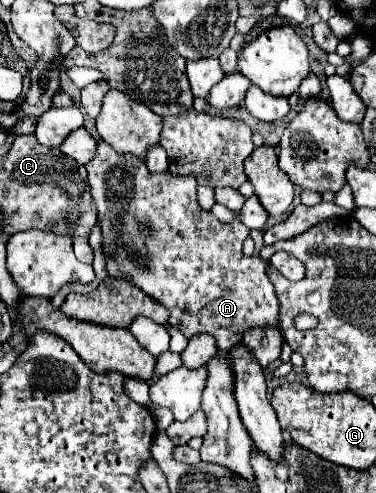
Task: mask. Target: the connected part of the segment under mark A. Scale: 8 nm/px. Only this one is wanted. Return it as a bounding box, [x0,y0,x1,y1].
[86,140,278,350]

